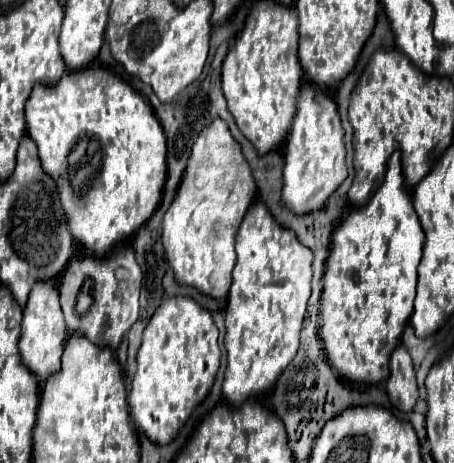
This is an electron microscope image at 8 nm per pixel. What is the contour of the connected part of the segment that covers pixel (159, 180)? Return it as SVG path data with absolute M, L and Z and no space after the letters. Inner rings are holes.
M84 69L84 71L74 71L64 75L58 85L54 87L46 87L46 85L36 85L28 103L26 103L26 123L28 123L28 135L34 139L38 151L40 151L40 161L42 161L42 169L54 179L58 195L60 195L60 203L68 221L68 229L70 235L74 237L74 241L78 245L82 245L86 251L90 251L94 257L106 257L118 243L124 243L126 239L130 239L156 211L158 203L160 203L160 195L162 195L162 187L166 181L166 135L162 131L162 125L158 123L150 103L146 103L142 99L140 93L136 93L130 85L126 85L122 79L118 79L116 75L108 73L106 69Z

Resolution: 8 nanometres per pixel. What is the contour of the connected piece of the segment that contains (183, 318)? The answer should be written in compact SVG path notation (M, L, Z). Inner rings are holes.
M164 297L144 329L138 369L128 395L128 411L136 429L156 445L172 443L214 385L220 357L218 327L212 315L190 297Z

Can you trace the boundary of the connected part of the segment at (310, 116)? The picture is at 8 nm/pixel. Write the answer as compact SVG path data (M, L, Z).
M306 83L298 97L298 111L286 141L282 171L282 205L296 215L316 213L326 207L328 197L346 179L344 129L340 125L336 103L316 85Z

